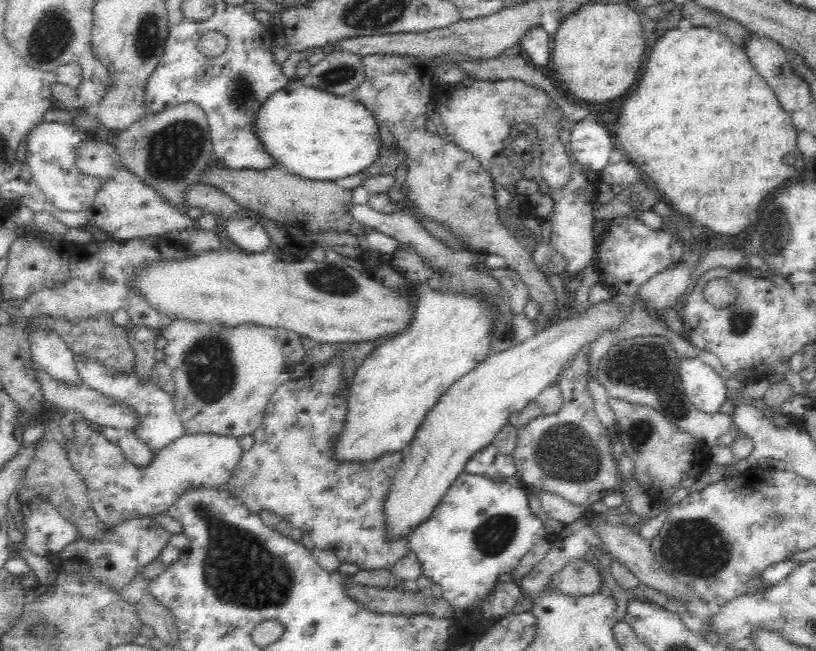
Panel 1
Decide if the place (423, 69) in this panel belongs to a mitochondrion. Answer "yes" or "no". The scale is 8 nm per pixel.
no

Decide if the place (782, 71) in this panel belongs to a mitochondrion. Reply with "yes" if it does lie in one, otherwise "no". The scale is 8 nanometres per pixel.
yes

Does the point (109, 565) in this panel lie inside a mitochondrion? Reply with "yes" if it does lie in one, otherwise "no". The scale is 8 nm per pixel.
no

